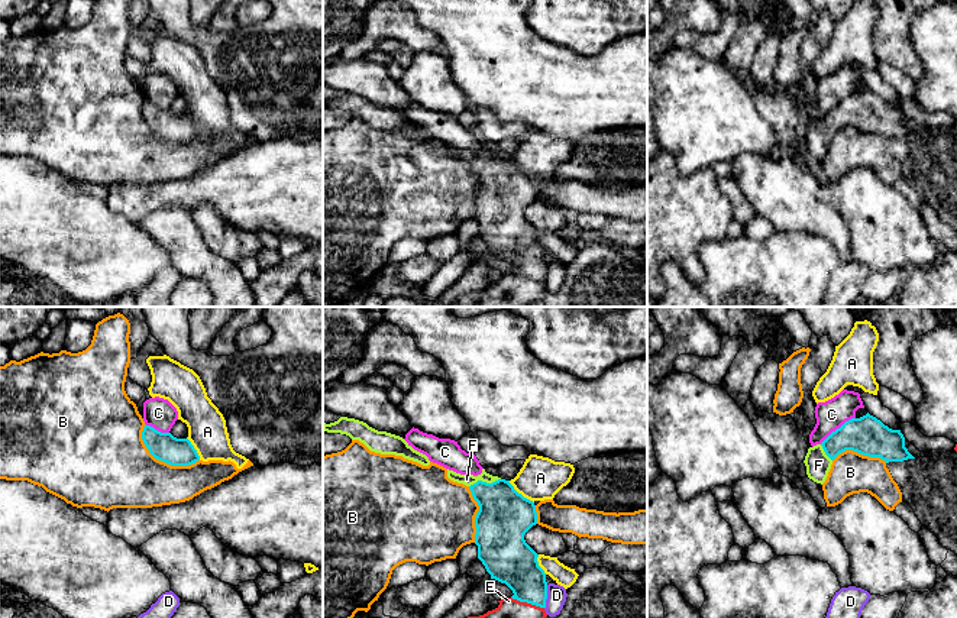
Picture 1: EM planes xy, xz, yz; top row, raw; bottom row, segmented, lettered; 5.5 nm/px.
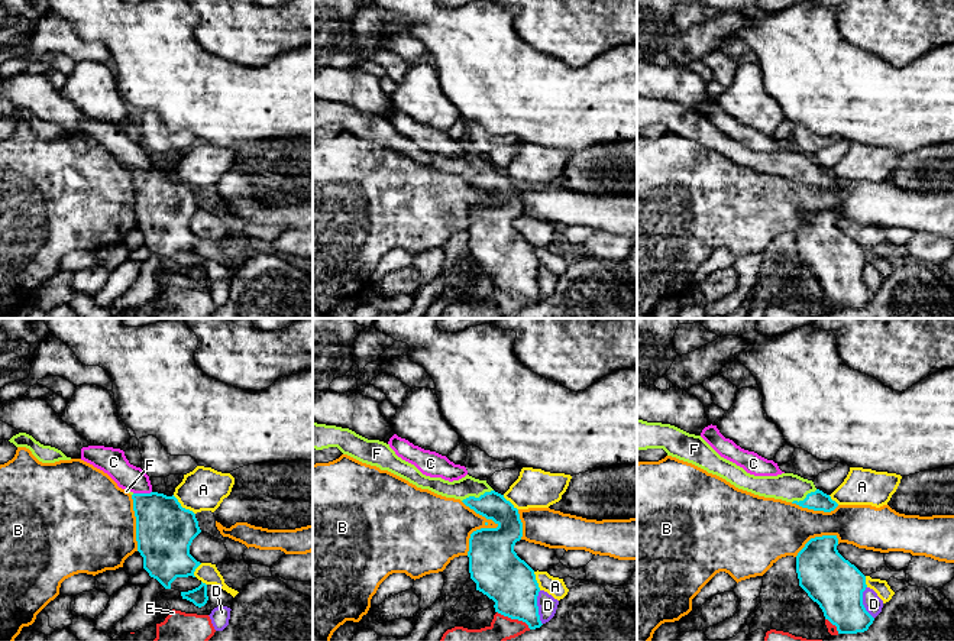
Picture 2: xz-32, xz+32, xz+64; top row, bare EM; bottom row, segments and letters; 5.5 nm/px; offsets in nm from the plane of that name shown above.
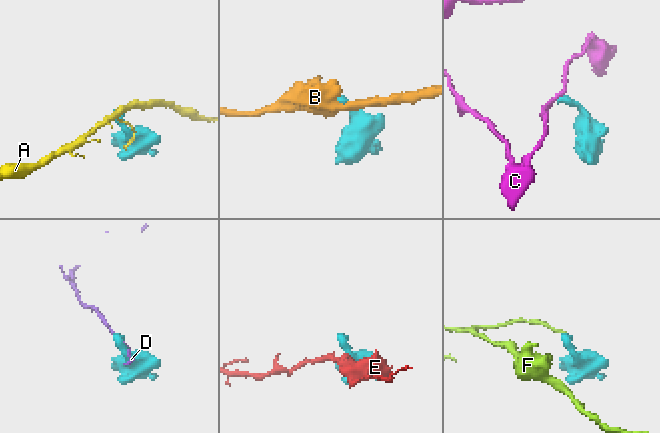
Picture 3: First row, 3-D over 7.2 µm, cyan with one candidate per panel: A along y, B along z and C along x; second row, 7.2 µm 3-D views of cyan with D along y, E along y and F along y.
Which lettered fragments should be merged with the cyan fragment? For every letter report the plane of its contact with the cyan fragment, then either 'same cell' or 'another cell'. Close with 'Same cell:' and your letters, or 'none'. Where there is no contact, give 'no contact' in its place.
A: xz | another cell
B: xy | another cell
C: yz | another cell
D: xz | another cell
E: xz | another cell
F: xz | same cell
Same cell: F

